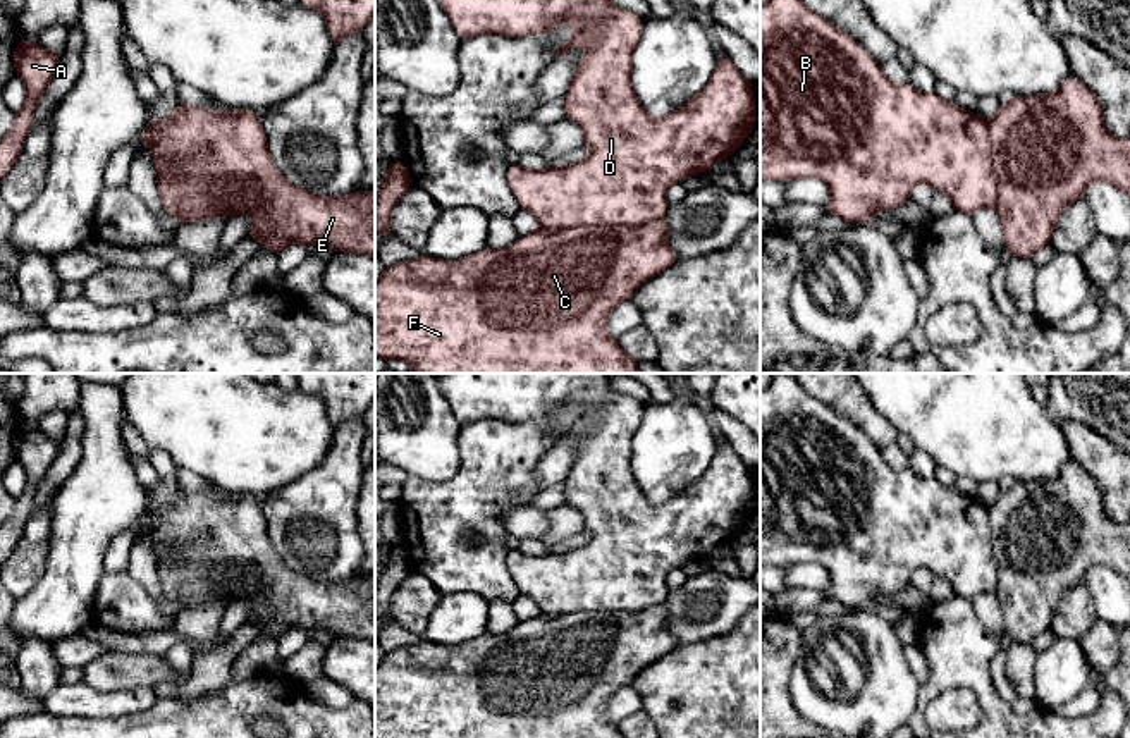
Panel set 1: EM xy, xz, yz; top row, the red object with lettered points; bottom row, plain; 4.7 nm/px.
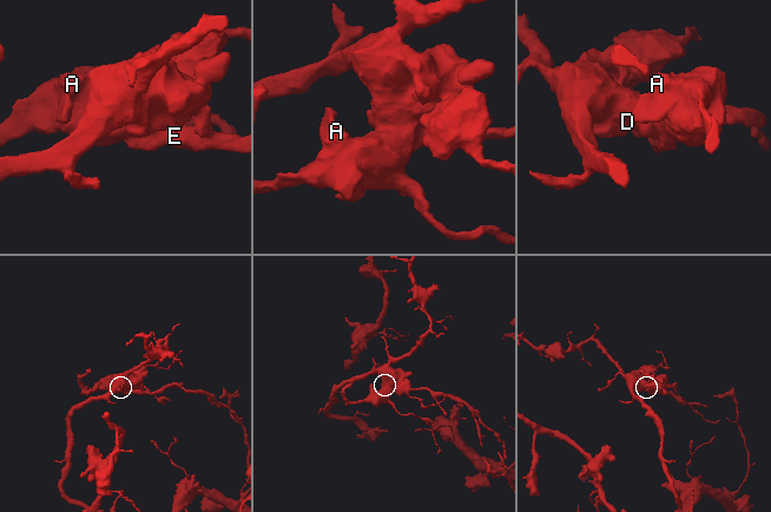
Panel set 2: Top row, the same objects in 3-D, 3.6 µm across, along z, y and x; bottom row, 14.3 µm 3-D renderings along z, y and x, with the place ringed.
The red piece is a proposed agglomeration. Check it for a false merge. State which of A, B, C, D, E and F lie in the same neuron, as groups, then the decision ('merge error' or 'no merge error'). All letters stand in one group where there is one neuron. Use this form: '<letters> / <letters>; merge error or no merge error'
A C E F / B D; merge error

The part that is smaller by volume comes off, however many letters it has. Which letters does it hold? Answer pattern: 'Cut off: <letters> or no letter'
Cut off: A, C, E, F

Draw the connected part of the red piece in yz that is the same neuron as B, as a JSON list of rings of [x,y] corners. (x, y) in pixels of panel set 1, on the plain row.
[[[795,373],[774,375],[771,384],[760,389],[760,566],[789,568],[793,564],[817,563],[831,575],[829,585],[824,590],[826,599],[838,600],[851,611],[872,607],[875,593],[894,597],[910,585],[913,571],[920,566],[927,568],[934,576],[948,580],[955,595],[973,600],[980,593],[996,593],[998,590],[998,559],[987,511],[989,507],[975,497],[967,497],[953,487],[939,483],[936,478],[922,478],[910,468],[893,470],[881,449],[853,421],[810,396]]]

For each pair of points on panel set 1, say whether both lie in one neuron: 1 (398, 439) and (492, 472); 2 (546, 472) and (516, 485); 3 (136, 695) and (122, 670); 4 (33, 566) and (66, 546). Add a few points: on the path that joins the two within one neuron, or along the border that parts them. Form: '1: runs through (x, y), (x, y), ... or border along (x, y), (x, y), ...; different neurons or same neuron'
1: border along (461, 425), (460, 467), (448, 479), (425, 480); different neurons
2: border along (556, 442), (537, 465), (535, 482), (539, 489); different neurons
3: border along (152, 687), (92, 688); different neurons
4: border along (52, 518), (47, 568), (28, 594); different neurons

